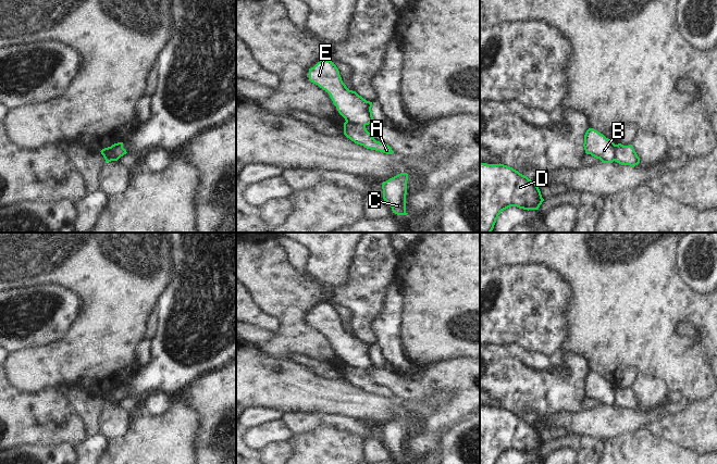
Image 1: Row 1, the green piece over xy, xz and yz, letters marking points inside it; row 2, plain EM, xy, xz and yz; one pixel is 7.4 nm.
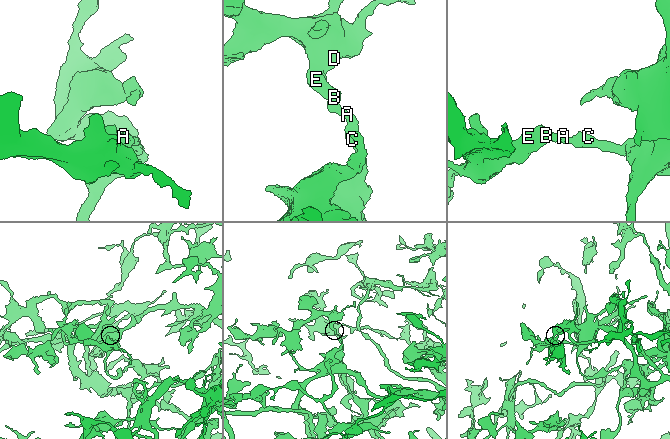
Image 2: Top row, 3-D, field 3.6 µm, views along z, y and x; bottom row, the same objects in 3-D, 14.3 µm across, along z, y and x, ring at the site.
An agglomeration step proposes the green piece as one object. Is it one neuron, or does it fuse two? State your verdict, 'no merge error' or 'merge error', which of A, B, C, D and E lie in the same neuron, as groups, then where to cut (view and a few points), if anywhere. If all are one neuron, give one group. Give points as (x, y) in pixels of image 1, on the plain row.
merge error; A C / B D E; cut in xz along (346, 364), (365, 370)

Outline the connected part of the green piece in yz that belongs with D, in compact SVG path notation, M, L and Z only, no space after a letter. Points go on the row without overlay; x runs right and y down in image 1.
M480 405L480 464L496 464L510 450L539 453L543 444L535 424L510 410Z

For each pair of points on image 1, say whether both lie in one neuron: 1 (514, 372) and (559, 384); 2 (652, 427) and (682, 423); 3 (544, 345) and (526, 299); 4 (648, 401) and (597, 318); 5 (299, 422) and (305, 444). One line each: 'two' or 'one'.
1: one
2: one
3: one
4: two
5: two

